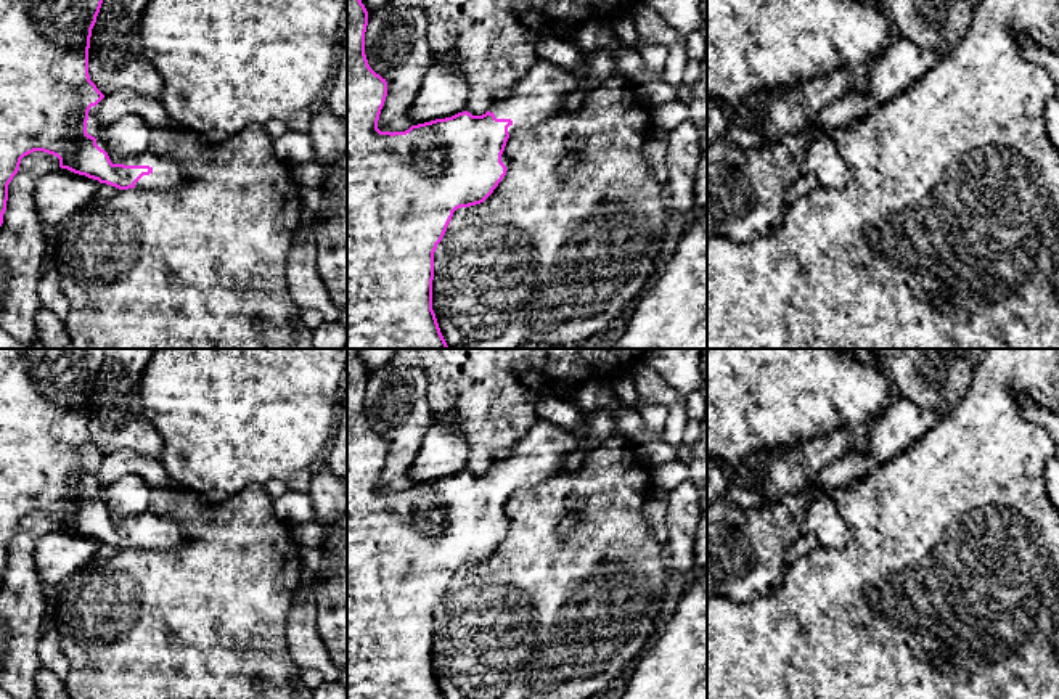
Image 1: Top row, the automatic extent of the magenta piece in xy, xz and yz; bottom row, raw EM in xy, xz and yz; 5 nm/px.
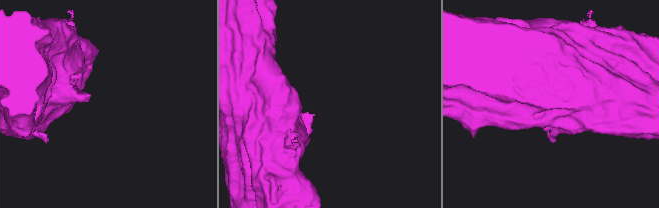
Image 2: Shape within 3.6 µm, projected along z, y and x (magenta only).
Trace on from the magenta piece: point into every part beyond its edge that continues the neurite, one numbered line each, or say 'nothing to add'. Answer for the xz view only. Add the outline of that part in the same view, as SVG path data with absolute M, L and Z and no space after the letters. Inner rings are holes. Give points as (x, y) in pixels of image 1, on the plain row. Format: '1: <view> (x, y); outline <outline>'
1: xz (537, 457); outline M598 410L583 413L588 431L585 435L570 432L558 424L537 419L527 435L521 439L506 455L498 456L490 472L497 479L511 479L508 493L530 488L558 474L562 460L570 452L588 447L591 452L615 437L615 419L612 411Z

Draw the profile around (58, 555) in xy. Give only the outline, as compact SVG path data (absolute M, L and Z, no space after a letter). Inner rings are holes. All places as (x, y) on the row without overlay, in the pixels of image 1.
M55 529L40 538L34 550L34 564L47 590L59 587L67 577L90 562L100 542L67 529Z

